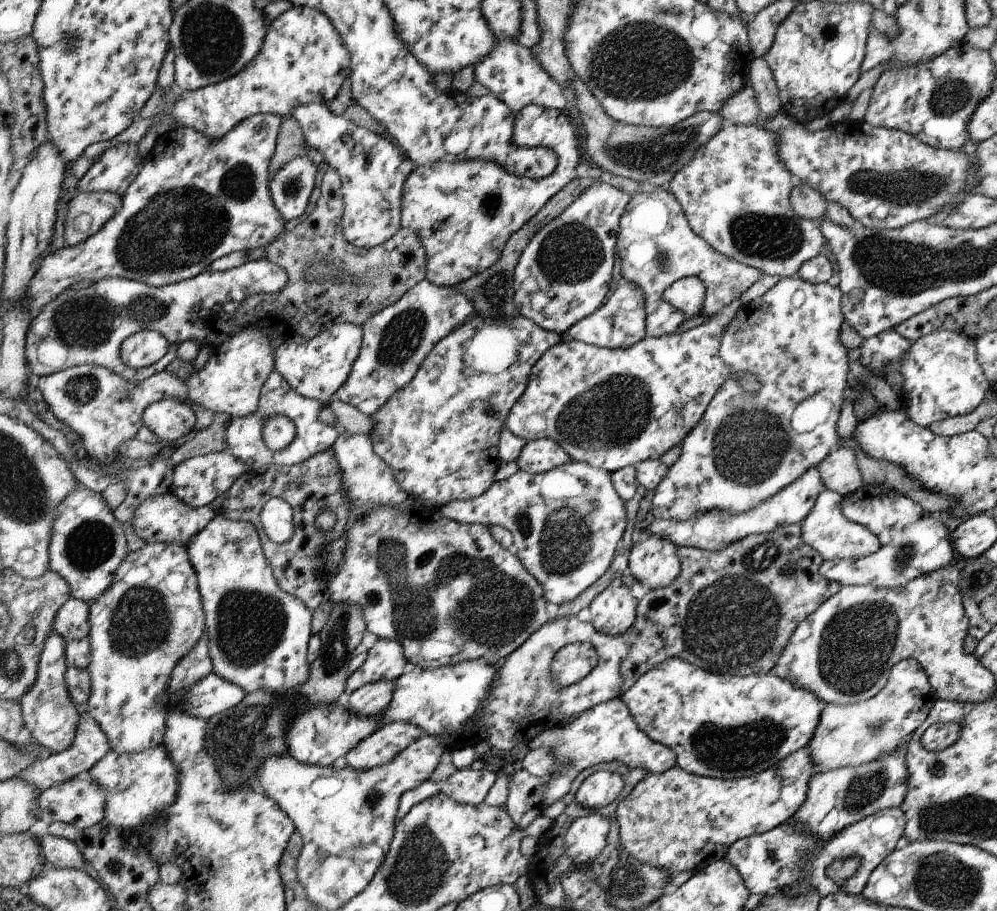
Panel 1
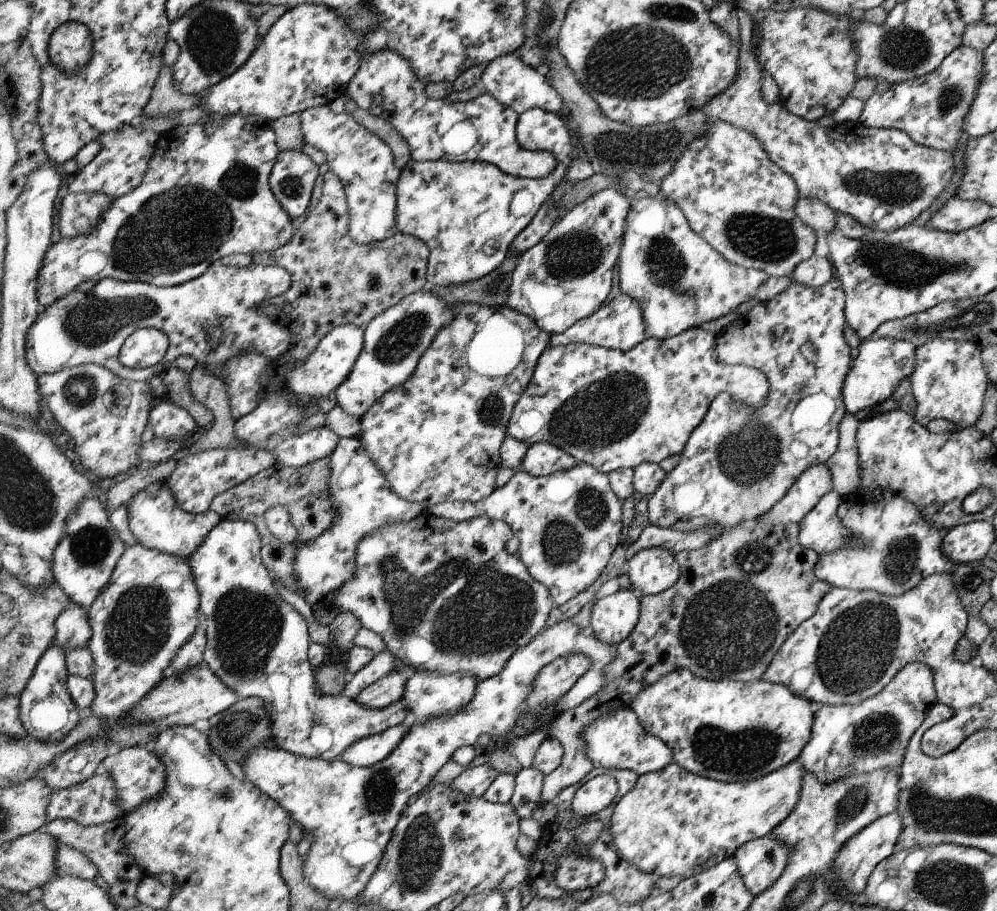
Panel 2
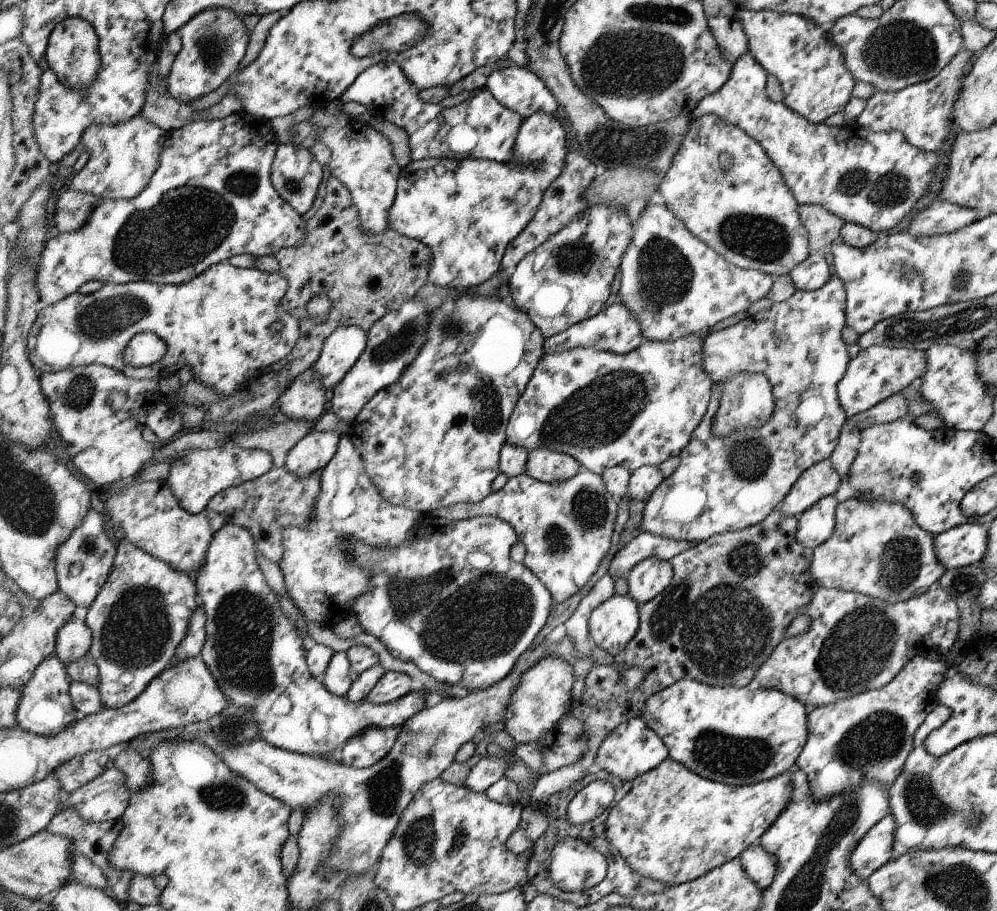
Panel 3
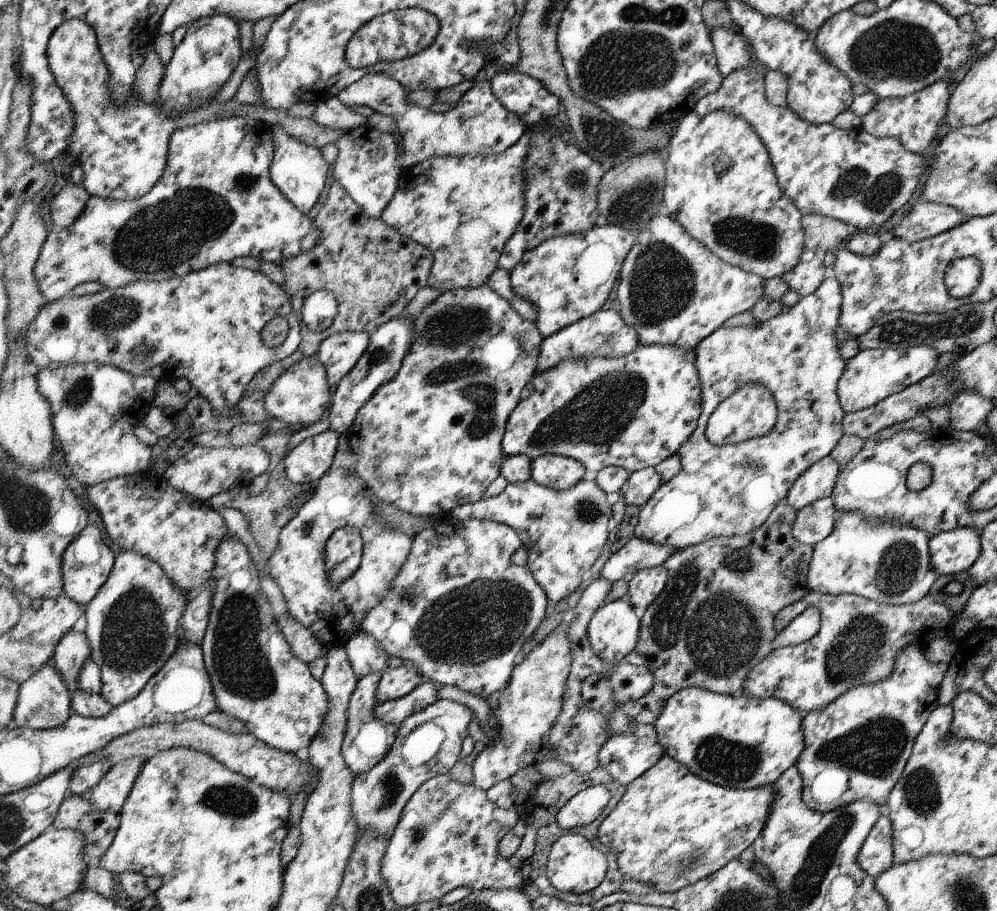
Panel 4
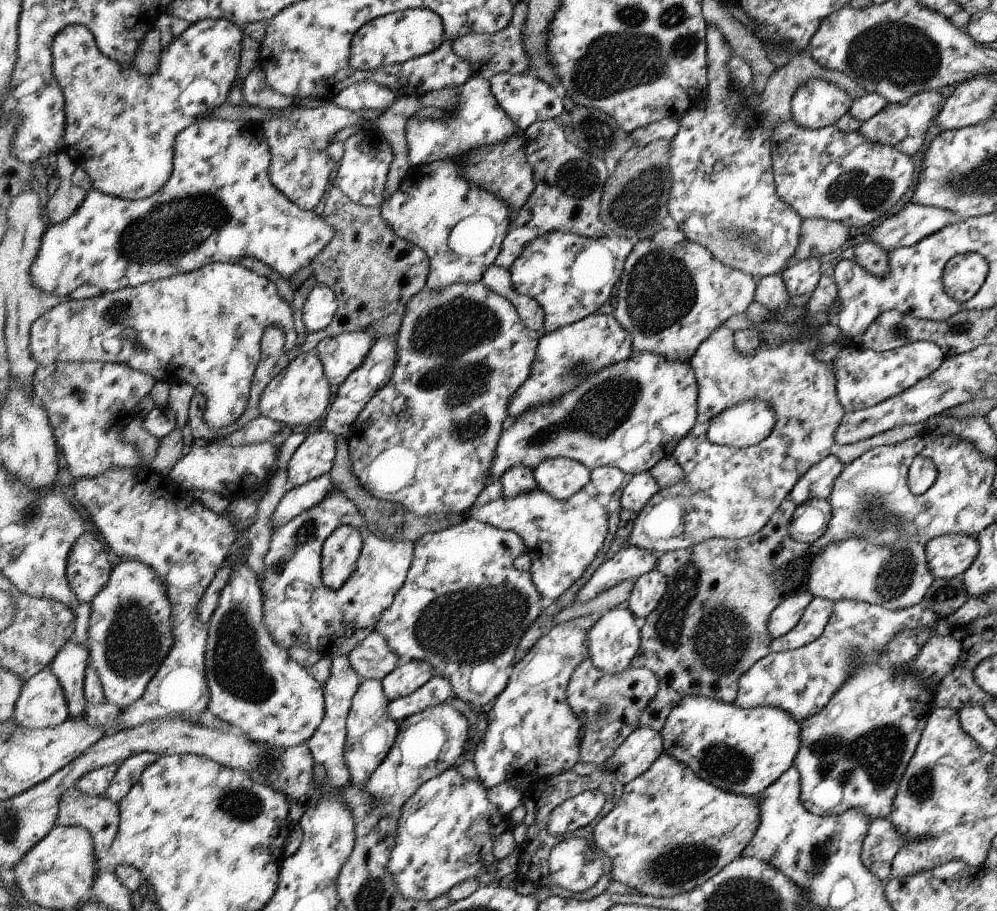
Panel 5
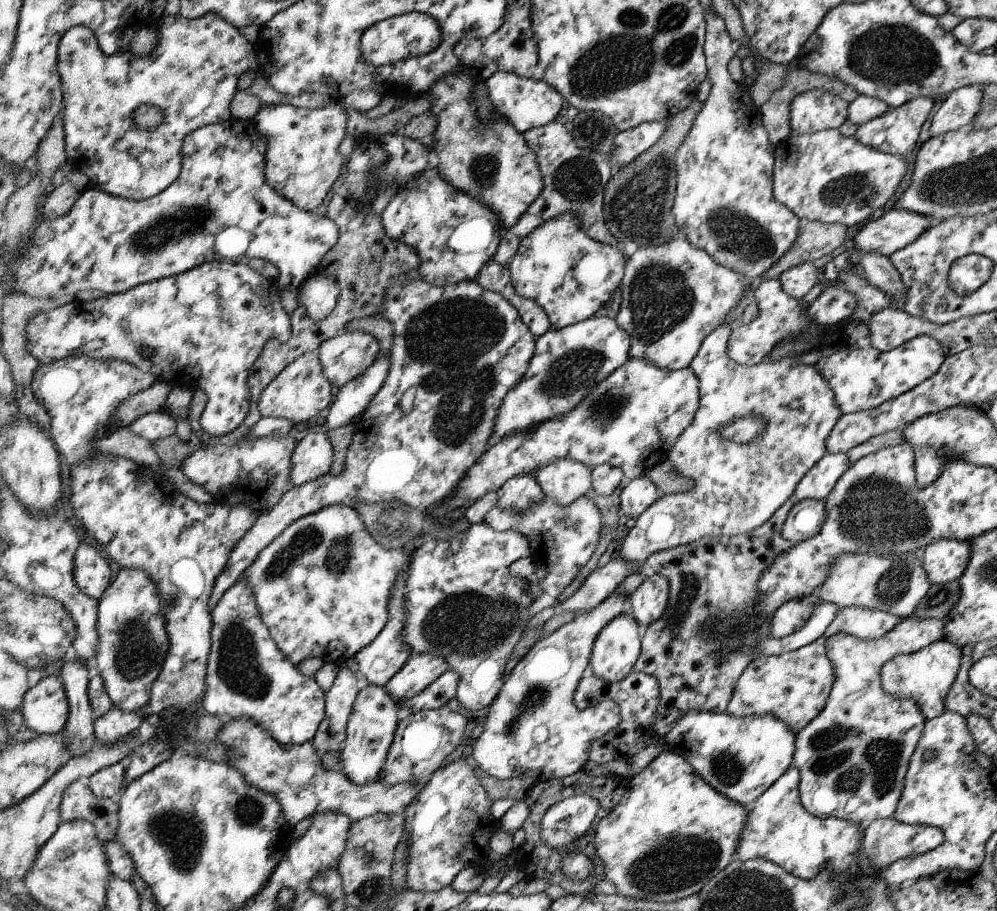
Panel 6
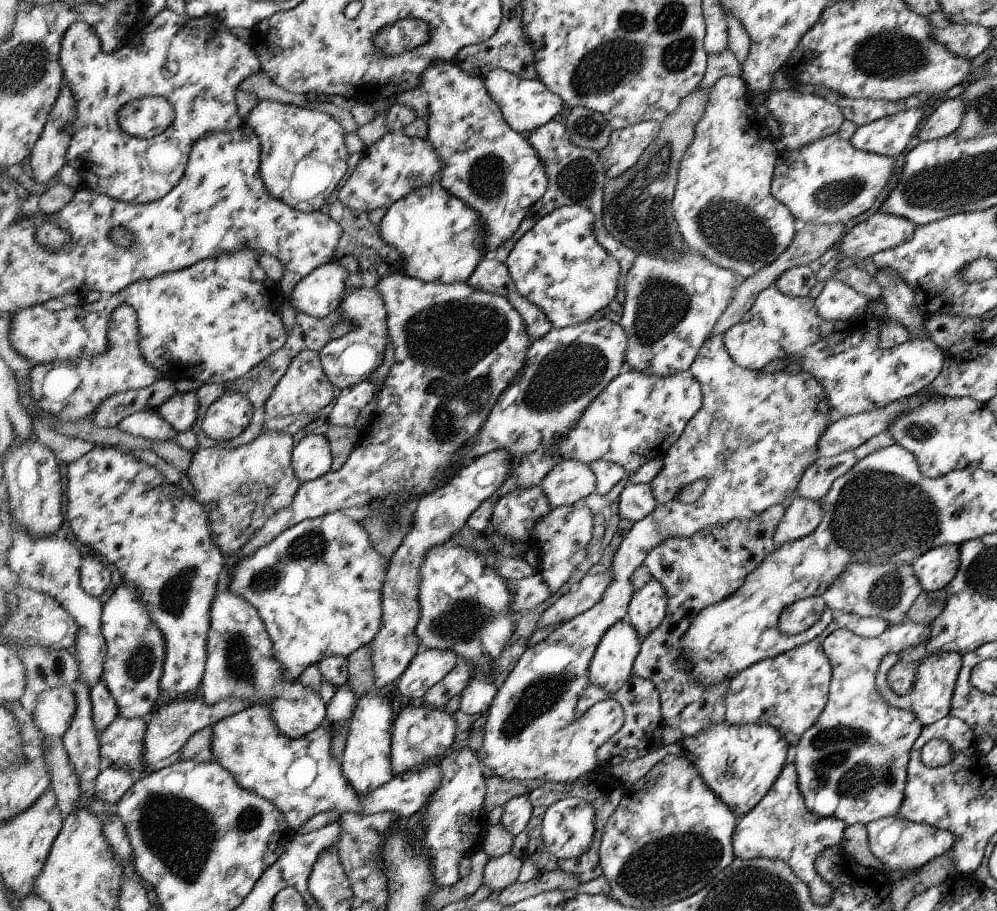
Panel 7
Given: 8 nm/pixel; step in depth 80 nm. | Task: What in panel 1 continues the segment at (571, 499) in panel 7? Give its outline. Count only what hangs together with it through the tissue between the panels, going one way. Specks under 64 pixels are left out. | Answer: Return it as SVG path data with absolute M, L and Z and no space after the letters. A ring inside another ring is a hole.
M542 438L528 440L516 463L519 470L530 474L538 474L548 472L556 466L570 461L572 460L569 453L562 444L554 442L553 439Z

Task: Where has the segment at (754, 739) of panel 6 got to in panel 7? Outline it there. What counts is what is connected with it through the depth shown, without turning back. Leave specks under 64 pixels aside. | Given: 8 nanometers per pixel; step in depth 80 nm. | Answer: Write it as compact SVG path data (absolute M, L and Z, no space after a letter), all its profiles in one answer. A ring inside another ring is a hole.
M724 720L678 742L684 748L684 757L694 764L705 783L734 810L739 820L769 794L791 759L790 744L786 743L784 734L766 724L730 724Z

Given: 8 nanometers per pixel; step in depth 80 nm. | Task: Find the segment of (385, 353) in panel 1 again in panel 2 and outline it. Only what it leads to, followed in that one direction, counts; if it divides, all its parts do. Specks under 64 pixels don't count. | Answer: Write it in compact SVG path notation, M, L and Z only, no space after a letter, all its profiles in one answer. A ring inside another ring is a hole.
M422 288L373 318L364 328L364 348L352 372L334 392L336 406L353 417L361 418L390 389L408 381L434 335L456 317L456 308L456 304L445 304L432 296L427 288Z

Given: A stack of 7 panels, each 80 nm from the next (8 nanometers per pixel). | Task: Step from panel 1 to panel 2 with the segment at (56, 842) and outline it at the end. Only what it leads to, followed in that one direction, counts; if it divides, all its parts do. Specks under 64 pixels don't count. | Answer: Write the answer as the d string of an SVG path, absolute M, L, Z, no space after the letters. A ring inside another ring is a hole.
M60 842L57 863L60 874L76 875L83 879L101 882L101 872L98 865L81 850Z

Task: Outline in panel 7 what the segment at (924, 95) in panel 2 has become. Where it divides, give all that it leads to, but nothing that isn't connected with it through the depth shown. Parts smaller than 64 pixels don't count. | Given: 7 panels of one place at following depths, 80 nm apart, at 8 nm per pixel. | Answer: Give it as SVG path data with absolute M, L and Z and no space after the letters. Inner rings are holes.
M910 108L880 120L870 125L857 128L856 133L850 138L858 150L882 154L889 158L897 158L906 150L910 138L914 136L924 108Z

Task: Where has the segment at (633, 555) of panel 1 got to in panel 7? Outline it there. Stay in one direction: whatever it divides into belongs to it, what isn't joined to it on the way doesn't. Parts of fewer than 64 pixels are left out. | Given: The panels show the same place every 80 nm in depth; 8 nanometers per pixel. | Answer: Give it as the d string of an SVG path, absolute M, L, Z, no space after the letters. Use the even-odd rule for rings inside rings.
M656 578L650 580L637 592L629 604L628 618L638 634L648 636L668 617L666 588Z

